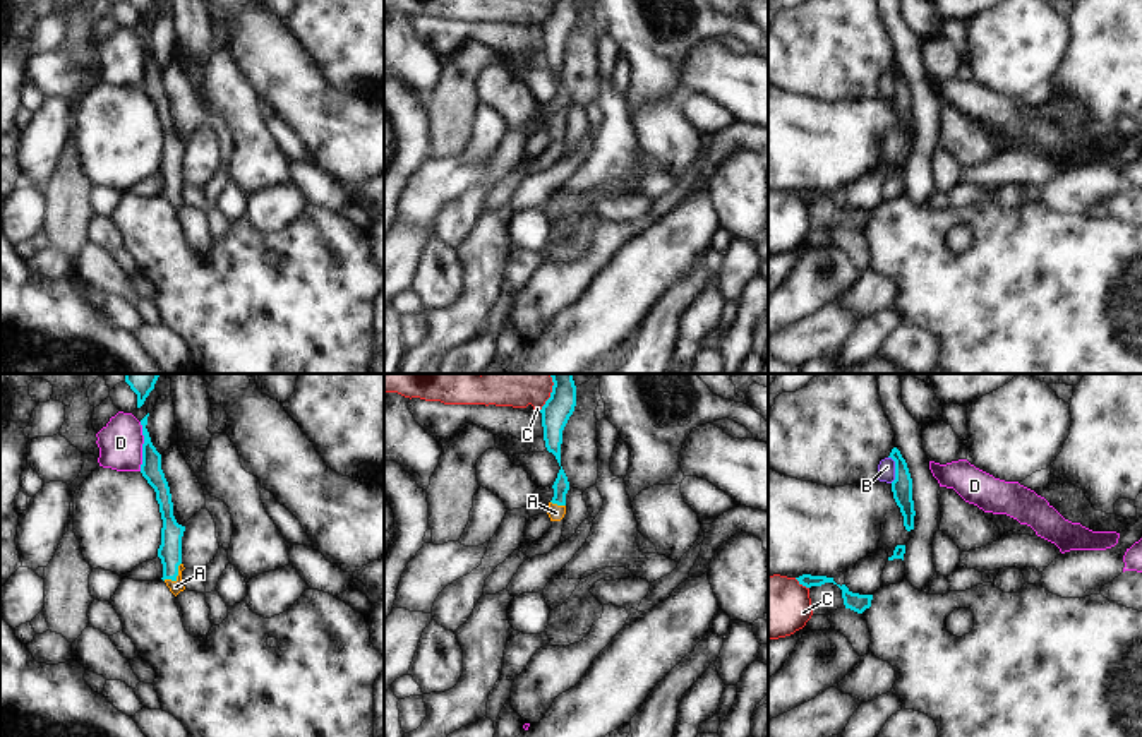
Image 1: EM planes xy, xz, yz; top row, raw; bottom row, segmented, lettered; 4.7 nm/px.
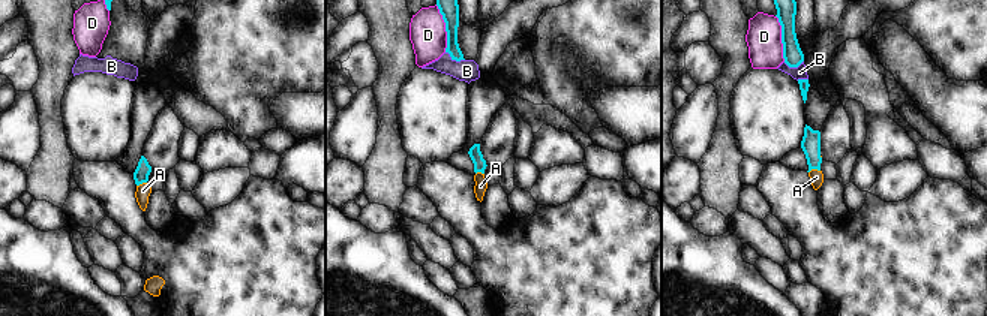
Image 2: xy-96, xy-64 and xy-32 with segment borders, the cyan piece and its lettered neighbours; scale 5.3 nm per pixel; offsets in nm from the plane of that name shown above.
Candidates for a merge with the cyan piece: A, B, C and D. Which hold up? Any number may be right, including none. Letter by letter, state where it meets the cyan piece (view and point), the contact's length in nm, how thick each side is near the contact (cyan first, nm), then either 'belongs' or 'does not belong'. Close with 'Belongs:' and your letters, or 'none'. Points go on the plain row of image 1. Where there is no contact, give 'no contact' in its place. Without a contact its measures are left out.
A: meets cyan in xy at (177, 191); contact 120 nm long; 110 nm thick on the cyan side, 60 nm on the other; belongs
B: meets cyan in yz at (895, 86); contact 130 nm long; 100 nm thick on the cyan side, 80 nm on the other; does not belong
C: meets cyan in yz at (801, 199); contact 90 nm long; 80 nm thick on the cyan side, 300 nm on the other; does not belong
D: meets cyan in xy at (143, 62); contact 240 nm long; 100 nm thick on the cyan side, 200 nm on the other; does not belong
Belongs: A

